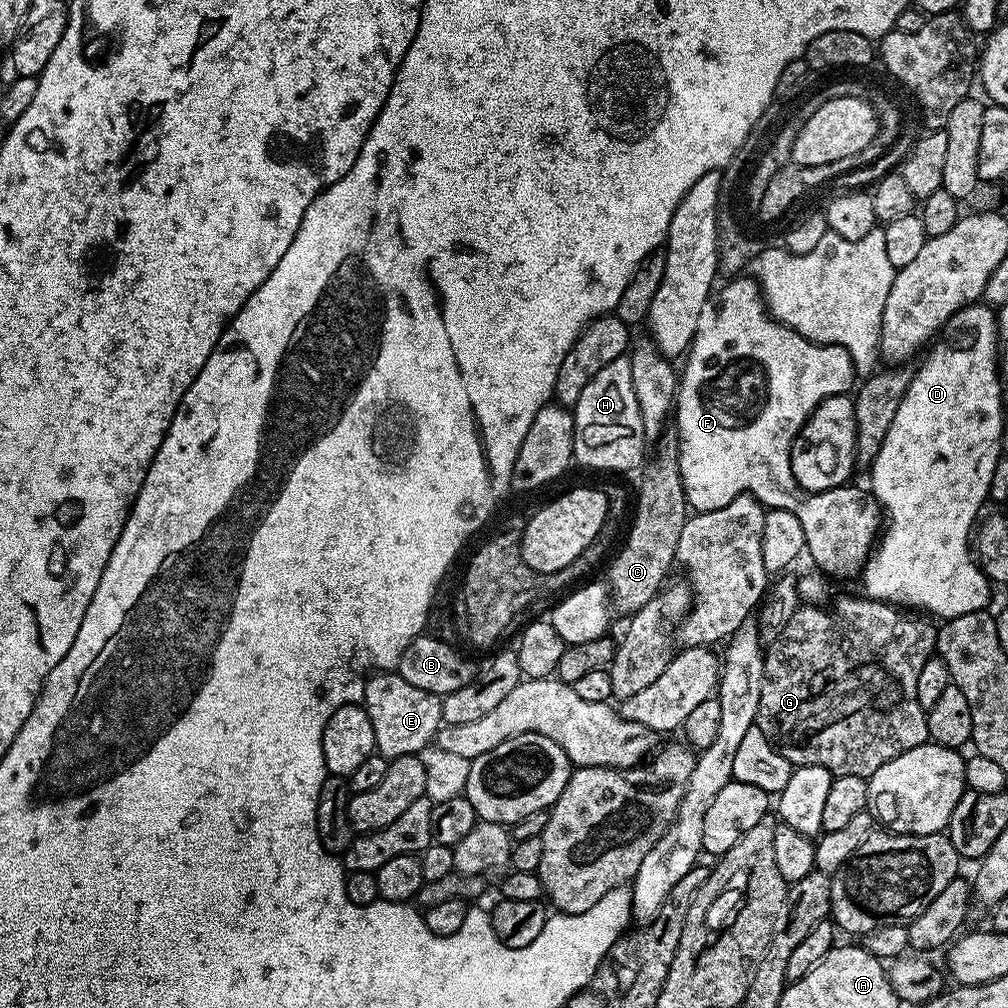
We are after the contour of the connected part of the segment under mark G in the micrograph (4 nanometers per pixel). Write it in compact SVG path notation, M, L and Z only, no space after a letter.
M844 596L841 600L834 601L833 604L825 603L823 606L816 602L805 603L796 611L794 618L790 618L790 622L786 622L786 626L780 629L778 638L767 645L764 653L764 681L762 682L762 694L758 698L755 727L760 728L762 734L766 734L768 741L793 766L822 766L826 771L831 772L833 777L863 776L867 778L873 776L878 766L886 766L886 762L898 758L898 754L906 754L906 750L914 750L914 746L929 743L926 710L918 702L918 673L936 652L937 625L935 623L932 625L933 621L928 618L911 620L910 617L900 613L903 611L897 610L883 600L859 599L851 600L850 597Z

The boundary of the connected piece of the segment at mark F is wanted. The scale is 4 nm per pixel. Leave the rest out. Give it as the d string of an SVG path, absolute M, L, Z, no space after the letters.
M732 278L724 282L724 285L722 284L708 297L706 306L702 306L702 314L698 318L698 330L683 357L684 368L682 364L678 372L674 405L674 420L676 418L674 431L680 437L680 481L684 483L684 499L688 501L689 509L696 512L709 512L710 510L718 510L734 498L747 494L755 496L765 509L784 508L788 512L799 513L801 511L802 489L792 473L792 443L795 442L801 426L812 417L812 411L822 401L831 396L845 395L853 387L852 380L857 379L856 366L844 348L814 344L804 336L797 334L793 328L787 328L786 325L772 319L768 315L768 305L764 303L764 297L757 281L751 278Z

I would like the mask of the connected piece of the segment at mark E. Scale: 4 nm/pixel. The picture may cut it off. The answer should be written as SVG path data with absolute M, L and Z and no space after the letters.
M380 670L369 675L364 682L362 706L368 712L370 726L374 726L376 752L389 760L423 753L423 748L435 741L442 727L444 715L440 701L441 697L430 690L418 690L418 686L406 682L399 671Z

